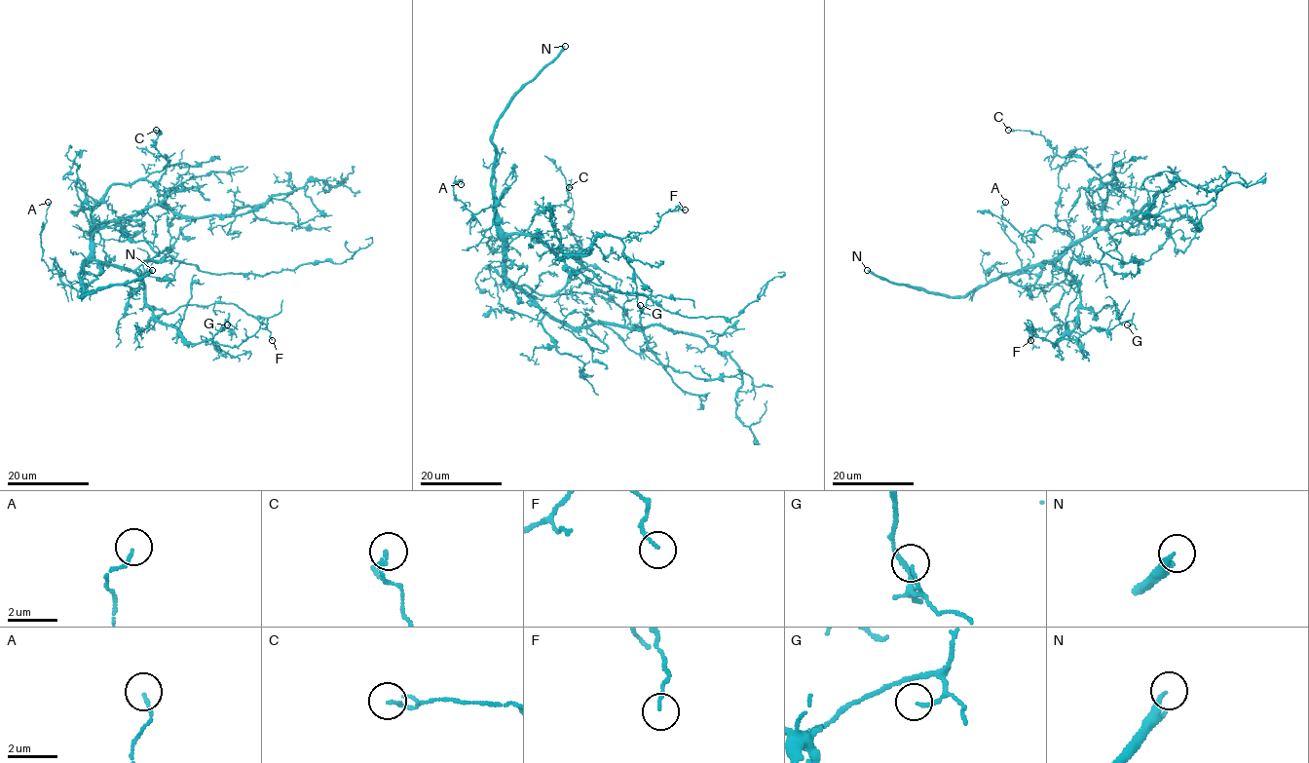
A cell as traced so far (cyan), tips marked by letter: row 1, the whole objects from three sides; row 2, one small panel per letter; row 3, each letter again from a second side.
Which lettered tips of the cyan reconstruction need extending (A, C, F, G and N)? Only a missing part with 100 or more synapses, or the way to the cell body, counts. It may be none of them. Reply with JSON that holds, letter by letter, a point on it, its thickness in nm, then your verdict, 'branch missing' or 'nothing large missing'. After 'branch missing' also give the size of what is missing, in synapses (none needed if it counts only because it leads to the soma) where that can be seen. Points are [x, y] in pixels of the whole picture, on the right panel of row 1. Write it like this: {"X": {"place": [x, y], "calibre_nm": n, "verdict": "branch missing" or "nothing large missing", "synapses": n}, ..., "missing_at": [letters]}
{"A": {"place": [1005, 202], "calibre_nm": 110, "verdict": "nothing large missing"}, "C": {"place": [1008, 130], "calibre_nm": 120, "verdict": "nothing large missing"}, "F": {"place": [1030, 340], "calibre_nm": 110, "verdict": "nothing large missing"}, "G": {"place": [1127, 324], "calibre_nm": 110, "verdict": "nothing large missing"}, "N": {"place": [867, 270], "calibre_nm": 170, "verdict": "branch missing", "synapses": 600}, "missing_at": ["N"]}

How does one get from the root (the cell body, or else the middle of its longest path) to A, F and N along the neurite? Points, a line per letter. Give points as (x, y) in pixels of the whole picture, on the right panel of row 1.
A: (1096, 230), (1009, 278), (1027, 290), (1037, 277), (1021, 265), (1004, 232), (1005, 202)
F: (1096, 230), (1078, 239), (1055, 262), (1079, 288), (1076, 325), (1053, 347), (1032, 333), (1031, 323), (1030, 340)
N: (1096, 230), (1050, 259), (1001, 274), (962, 296), (938, 295), (896, 285), (867, 270)

